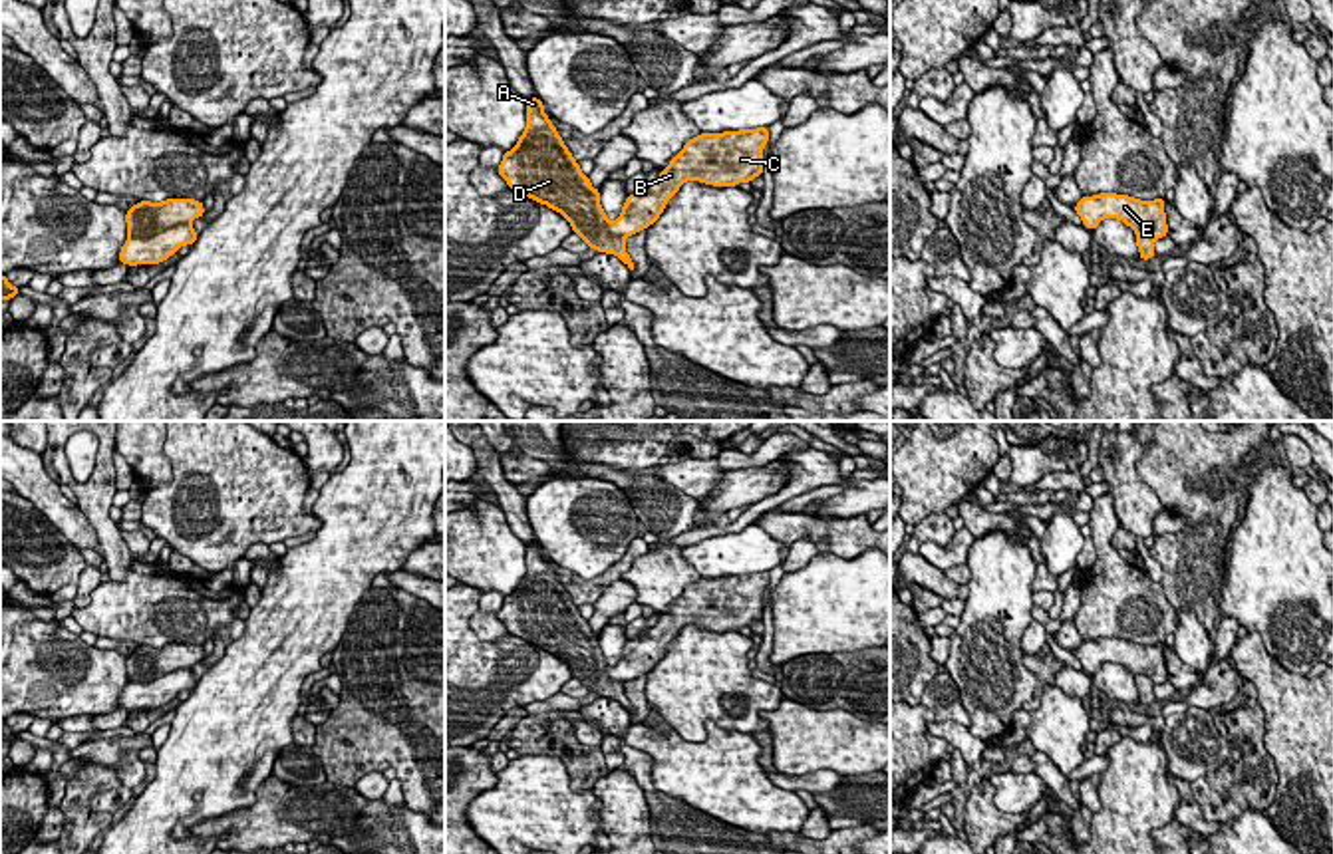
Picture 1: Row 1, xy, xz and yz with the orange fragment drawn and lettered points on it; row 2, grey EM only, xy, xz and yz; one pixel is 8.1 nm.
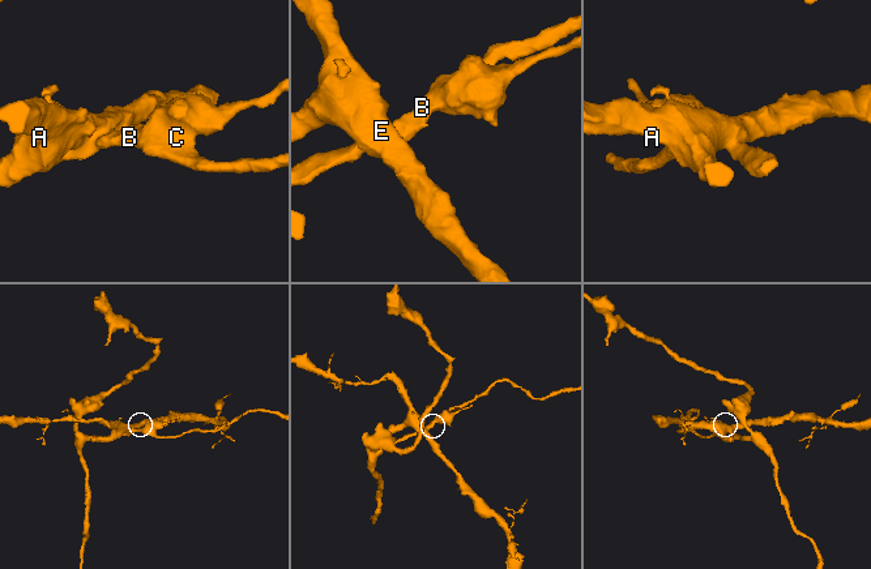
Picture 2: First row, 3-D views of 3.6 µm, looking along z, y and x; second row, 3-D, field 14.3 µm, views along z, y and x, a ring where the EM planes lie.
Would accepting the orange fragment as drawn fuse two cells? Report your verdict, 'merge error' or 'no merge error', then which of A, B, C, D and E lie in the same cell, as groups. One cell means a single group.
merge error | A D E / B C

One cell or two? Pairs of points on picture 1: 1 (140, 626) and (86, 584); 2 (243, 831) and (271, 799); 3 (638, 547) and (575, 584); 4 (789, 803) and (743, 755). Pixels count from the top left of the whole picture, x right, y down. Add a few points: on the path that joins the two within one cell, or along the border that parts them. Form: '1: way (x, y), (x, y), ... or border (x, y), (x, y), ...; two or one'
1: border (102, 582), (86, 604), (74, 606); two
2: way (251, 823), (267, 807); one
3: way (622, 563), (602, 582), (591, 586); one
4: way (775, 801), (743, 769); one

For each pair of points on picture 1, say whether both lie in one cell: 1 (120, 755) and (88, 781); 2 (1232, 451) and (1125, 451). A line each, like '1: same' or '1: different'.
1: different
2: different

